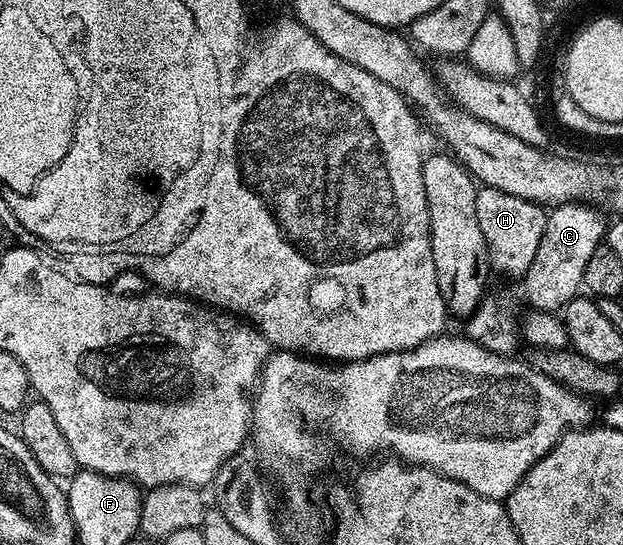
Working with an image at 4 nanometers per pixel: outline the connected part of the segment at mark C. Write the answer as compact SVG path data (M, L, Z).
M585 203L558 205L546 216L543 240L539 242L539 252L535 263L525 272L523 284L529 296L529 305L546 311L560 310L567 302L578 296L582 288L587 259L595 255L597 246L602 244L607 233L607 221Z

